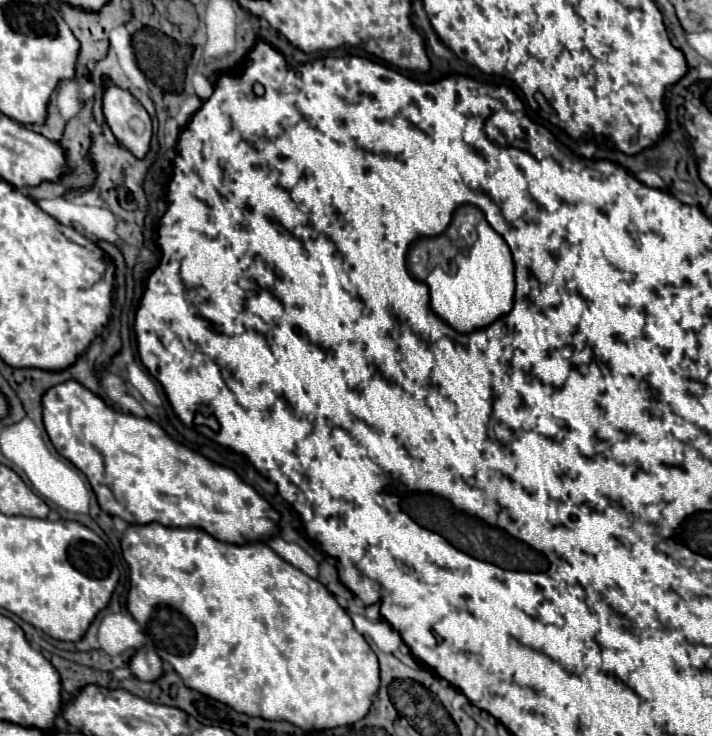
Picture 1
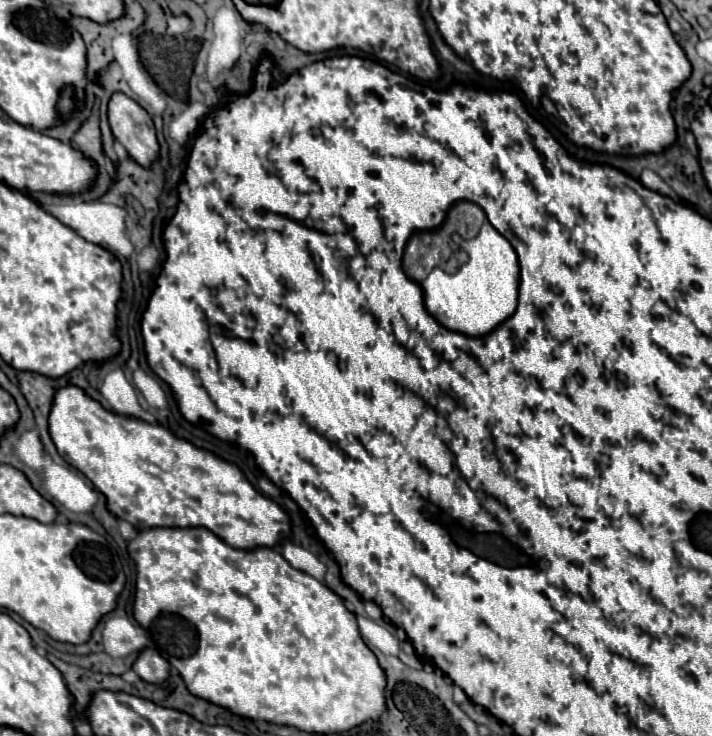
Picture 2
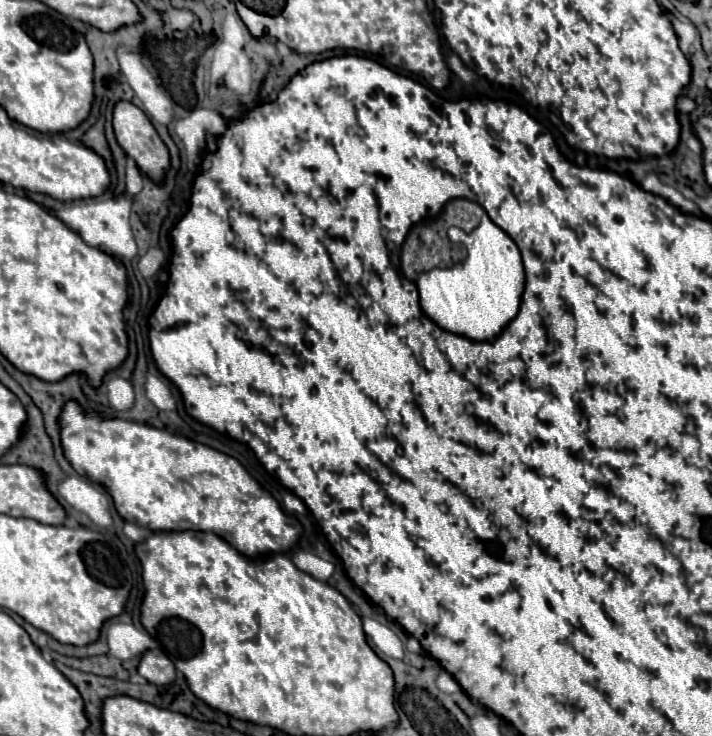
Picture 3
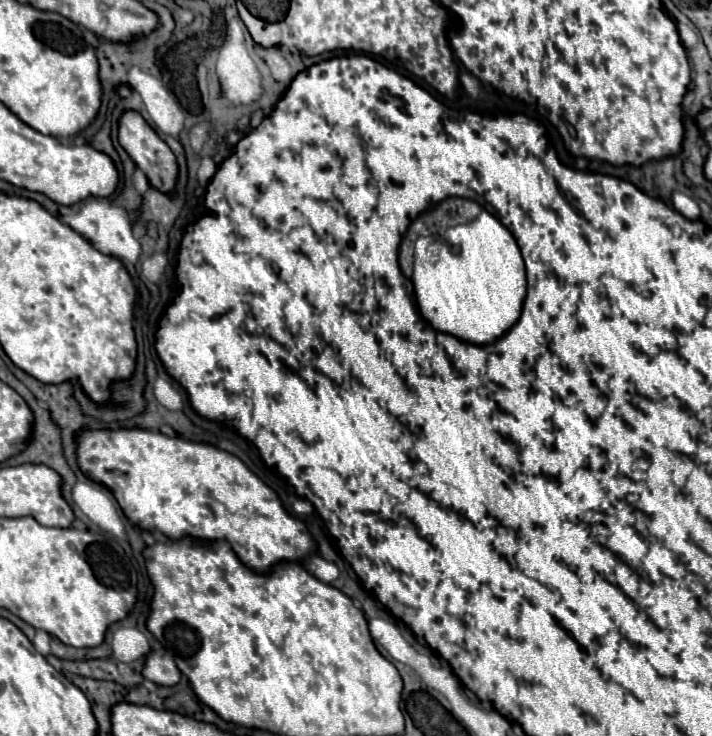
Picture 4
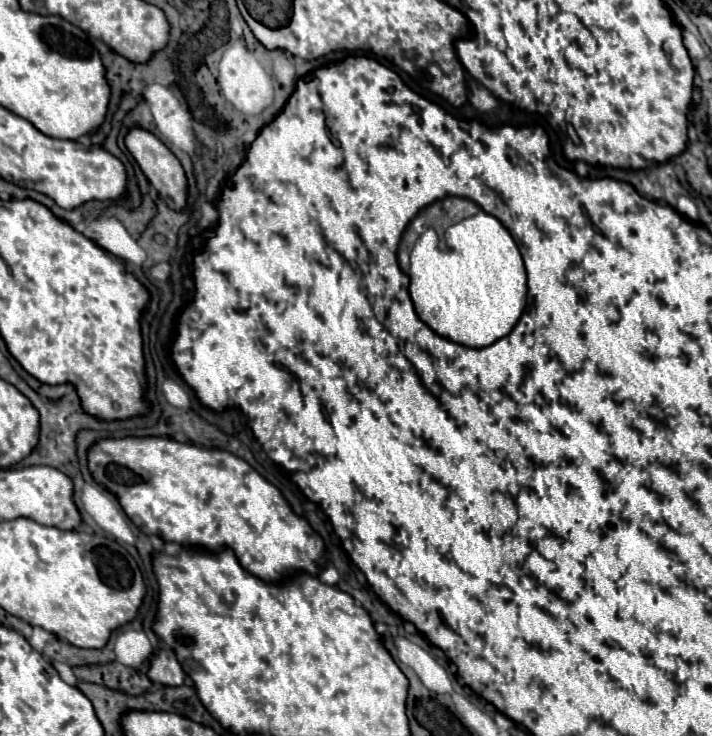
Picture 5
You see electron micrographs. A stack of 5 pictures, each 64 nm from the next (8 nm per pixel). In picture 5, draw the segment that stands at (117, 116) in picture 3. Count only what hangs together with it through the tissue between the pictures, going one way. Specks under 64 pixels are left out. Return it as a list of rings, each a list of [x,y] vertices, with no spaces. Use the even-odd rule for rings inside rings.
[[[134,126],[126,136],[124,136],[124,144],[130,150],[130,154],[134,156],[134,160],[138,162],[138,166],[142,168],[142,172],[146,174],[146,178],[150,180],[150,184],[160,192],[160,198],[174,210],[182,210],[186,204],[186,176],[184,170],[178,162],[178,158],[168,150],[168,146],[154,136],[150,130],[144,130],[140,126]]]

